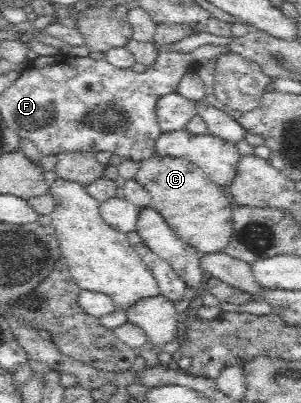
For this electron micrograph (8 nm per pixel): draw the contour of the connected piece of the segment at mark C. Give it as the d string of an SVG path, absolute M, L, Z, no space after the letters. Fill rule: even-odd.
M156 154L139 164L136 183L148 192L149 206L158 210L176 236L200 255L225 251L233 235L233 222L224 189L213 184L200 168L186 159Z

